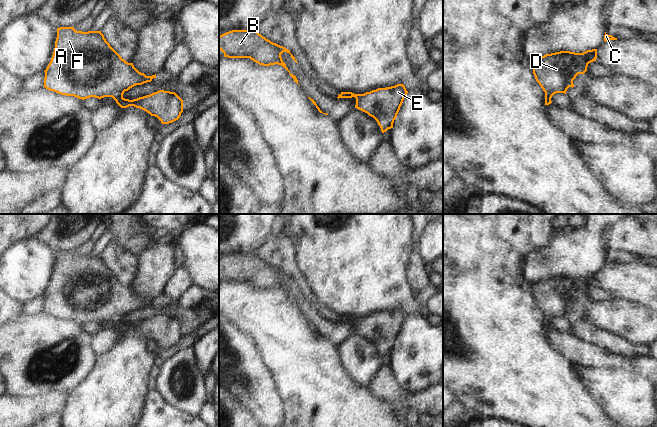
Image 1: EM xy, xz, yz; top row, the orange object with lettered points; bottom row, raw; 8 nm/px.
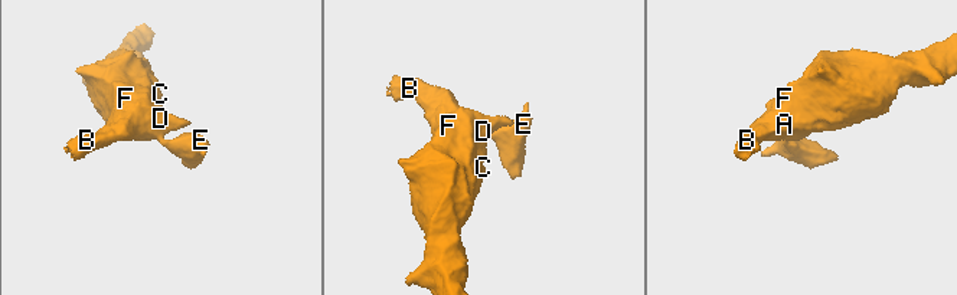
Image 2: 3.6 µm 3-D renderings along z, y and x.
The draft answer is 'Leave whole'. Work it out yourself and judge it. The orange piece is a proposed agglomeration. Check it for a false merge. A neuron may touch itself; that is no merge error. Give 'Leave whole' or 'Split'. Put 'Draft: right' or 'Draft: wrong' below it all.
Split
Draft: wrong

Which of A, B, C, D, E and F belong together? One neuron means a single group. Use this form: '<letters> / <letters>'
A B C D F / E

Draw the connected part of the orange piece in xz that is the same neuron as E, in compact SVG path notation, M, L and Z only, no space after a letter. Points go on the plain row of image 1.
M403 308L378 312L364 318L341 316L343 322L356 322L355 332L373 341L382 357L393 352L394 344L408 315Z

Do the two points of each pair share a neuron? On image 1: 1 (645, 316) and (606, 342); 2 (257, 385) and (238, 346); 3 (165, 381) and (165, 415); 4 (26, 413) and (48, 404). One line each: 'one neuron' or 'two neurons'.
1: two neurons
2: one neuron
3: two neurons
4: one neuron

